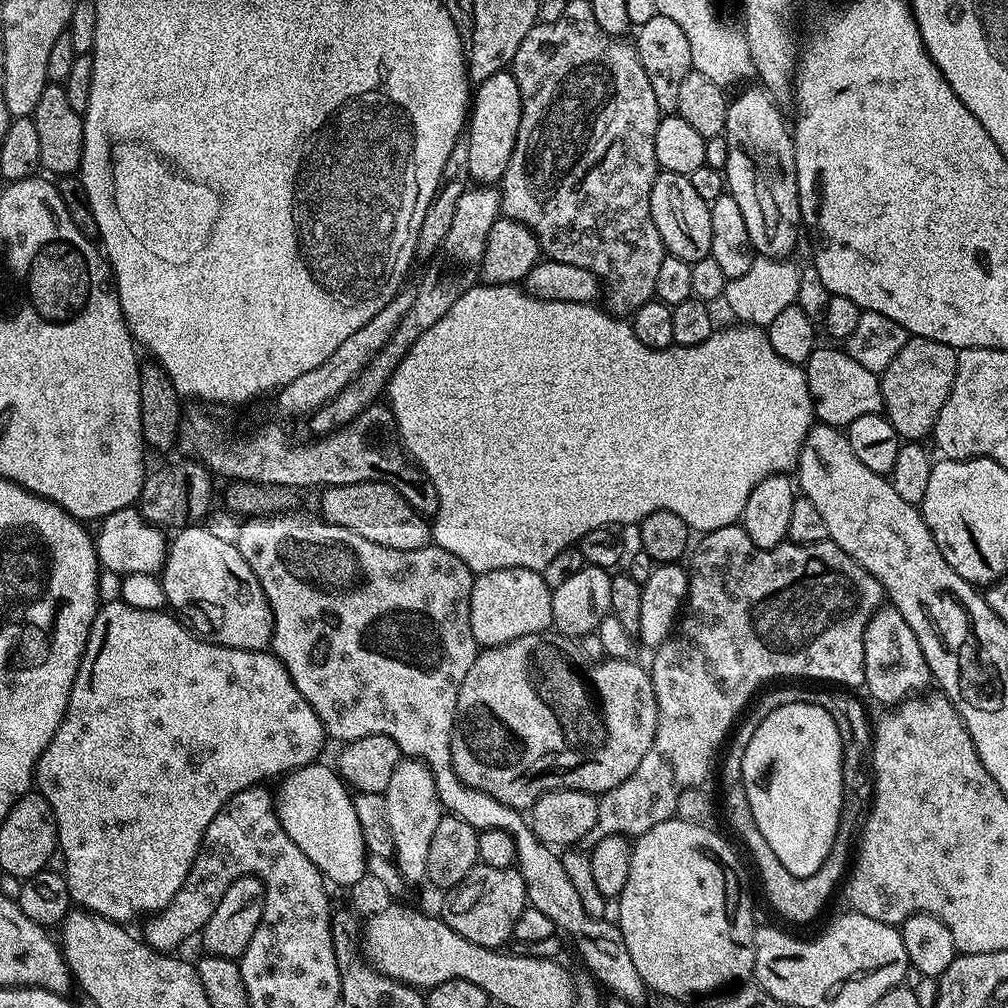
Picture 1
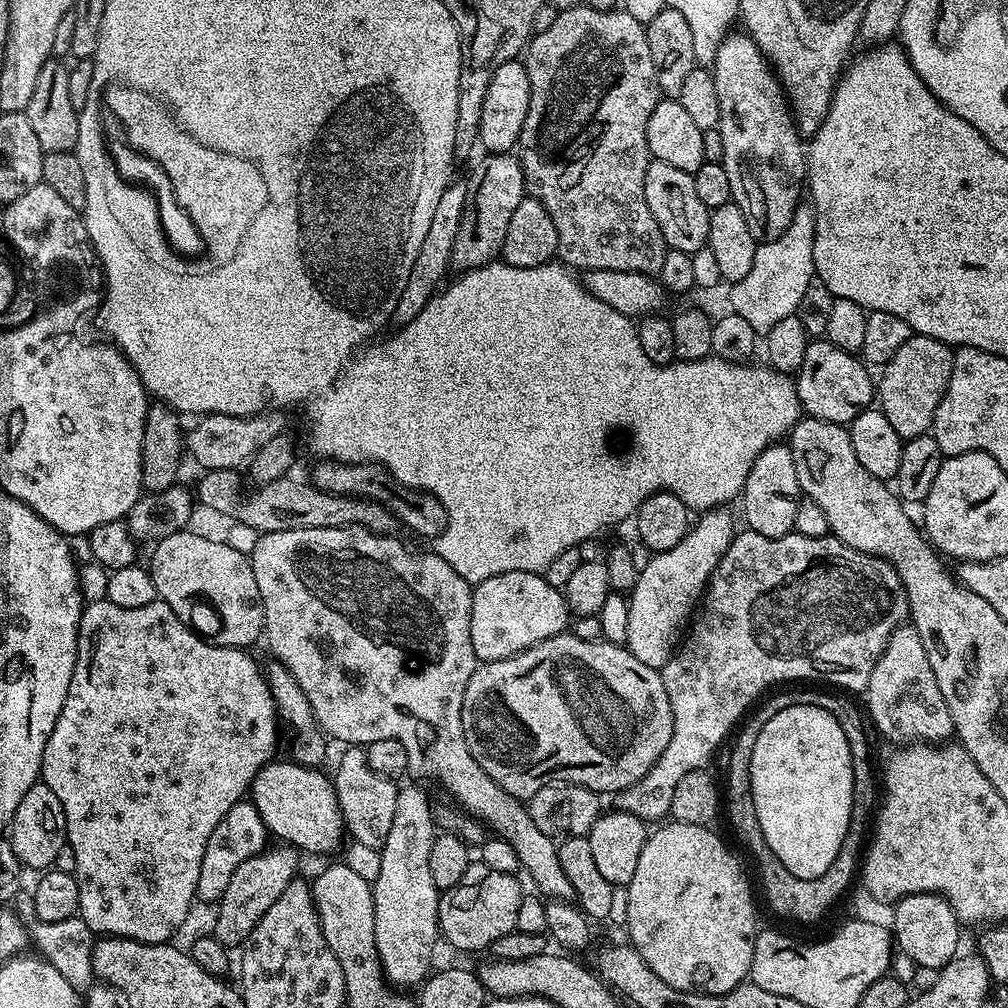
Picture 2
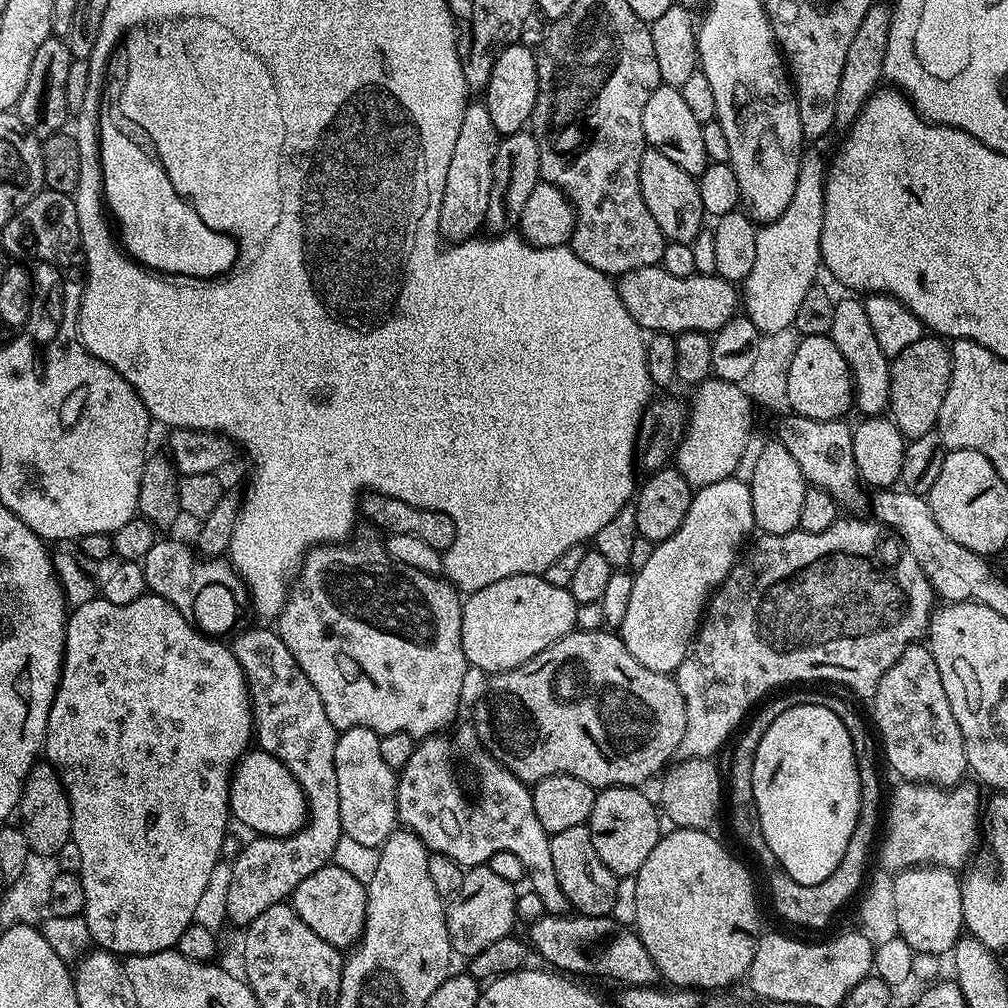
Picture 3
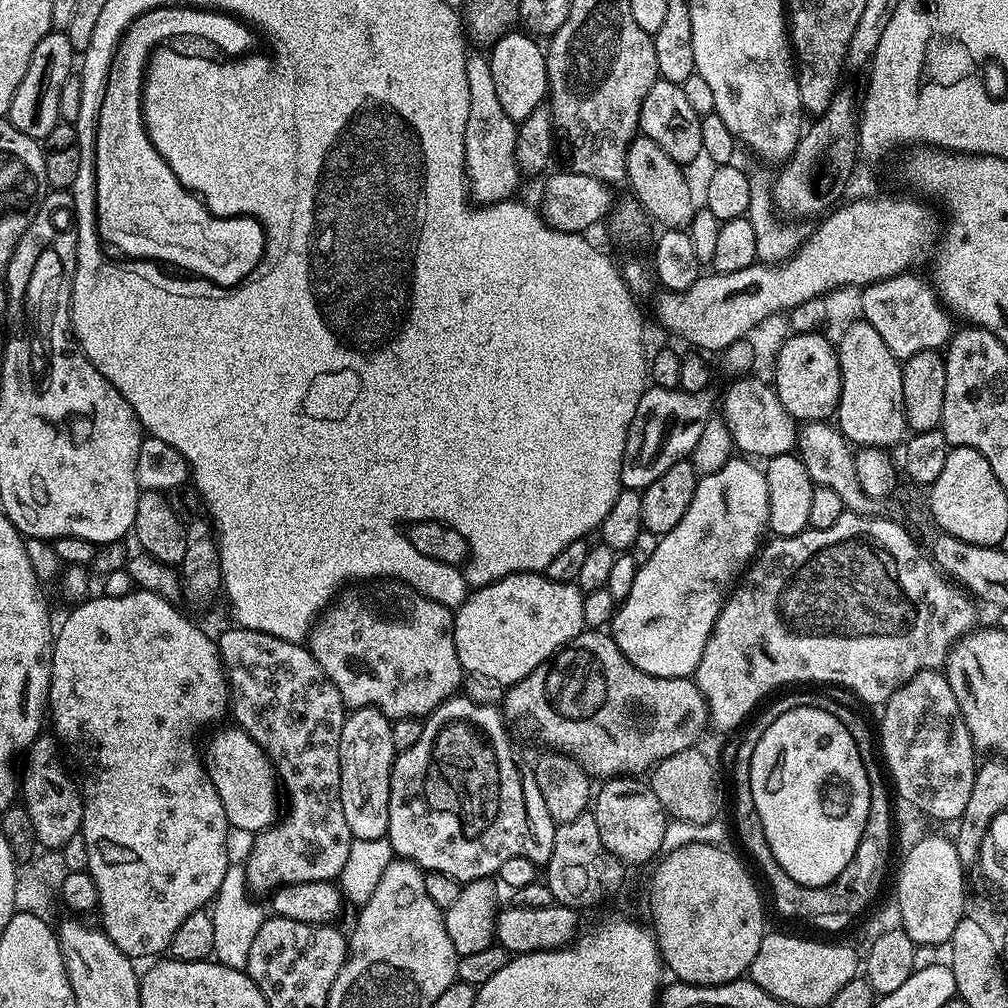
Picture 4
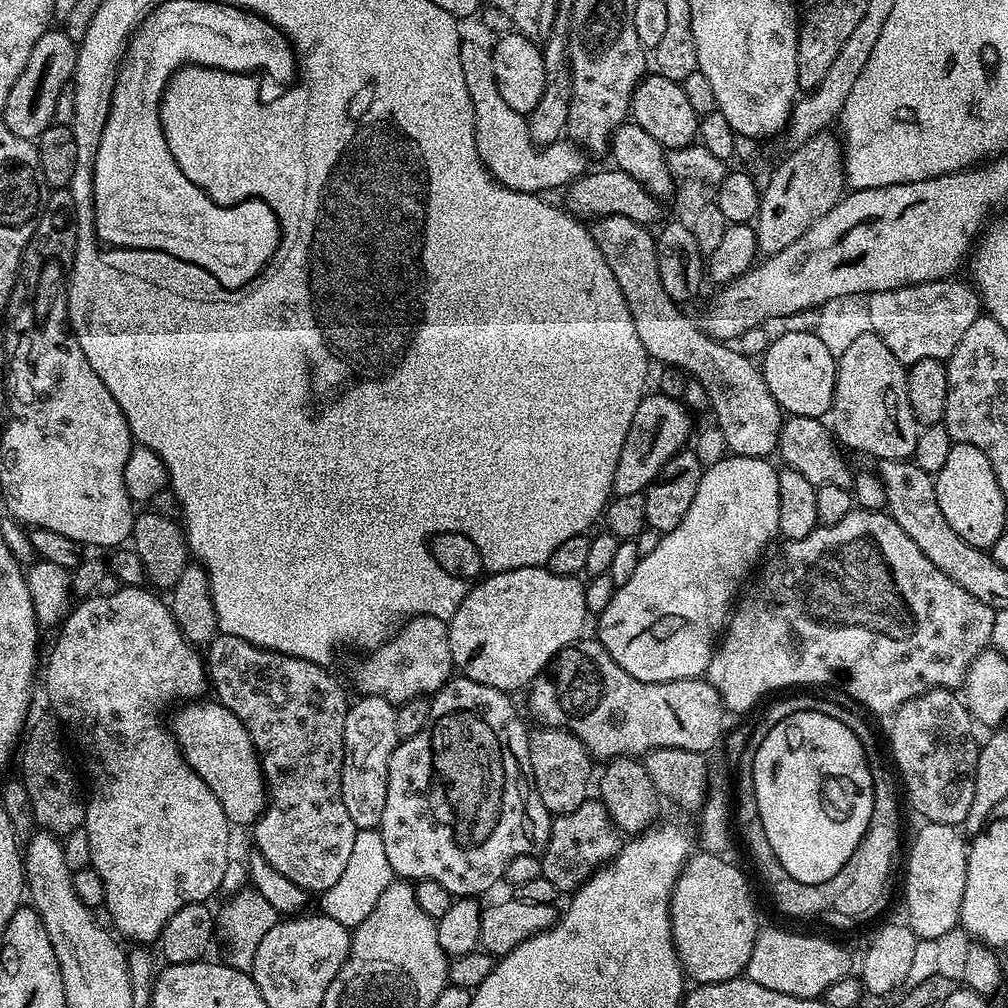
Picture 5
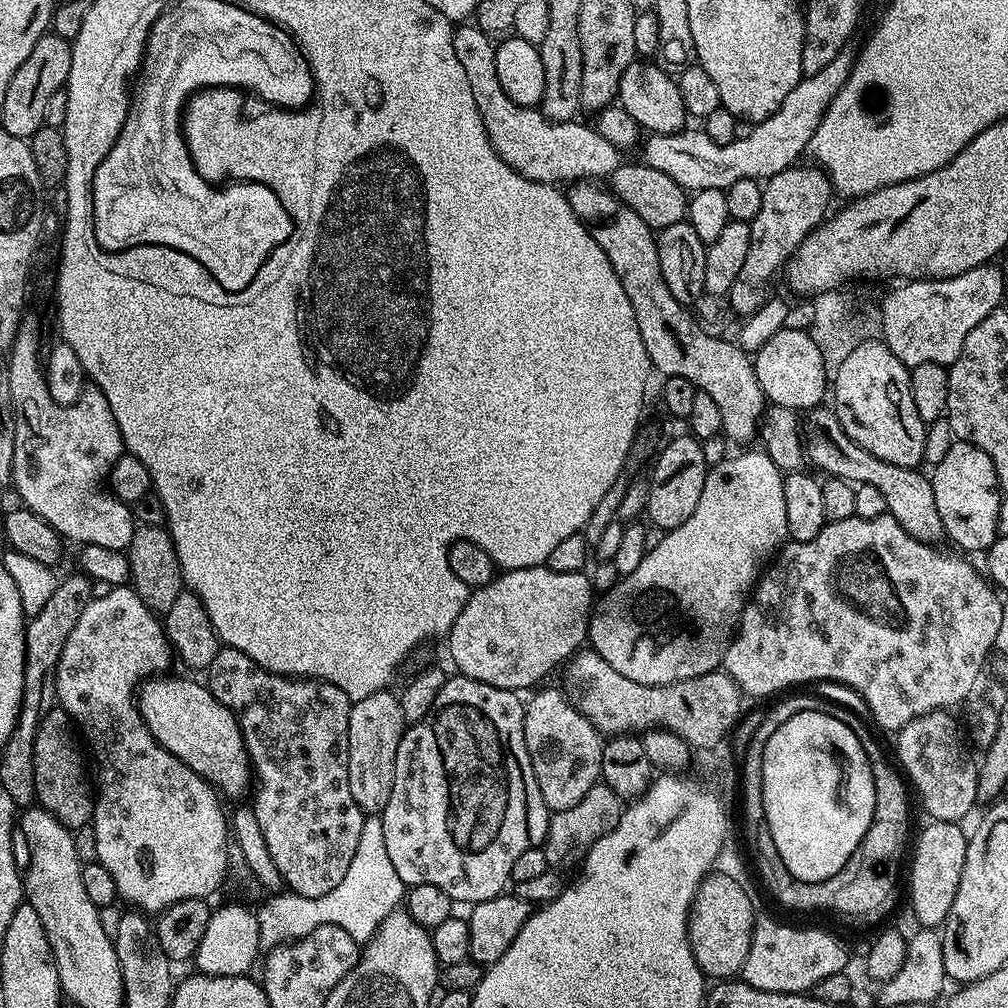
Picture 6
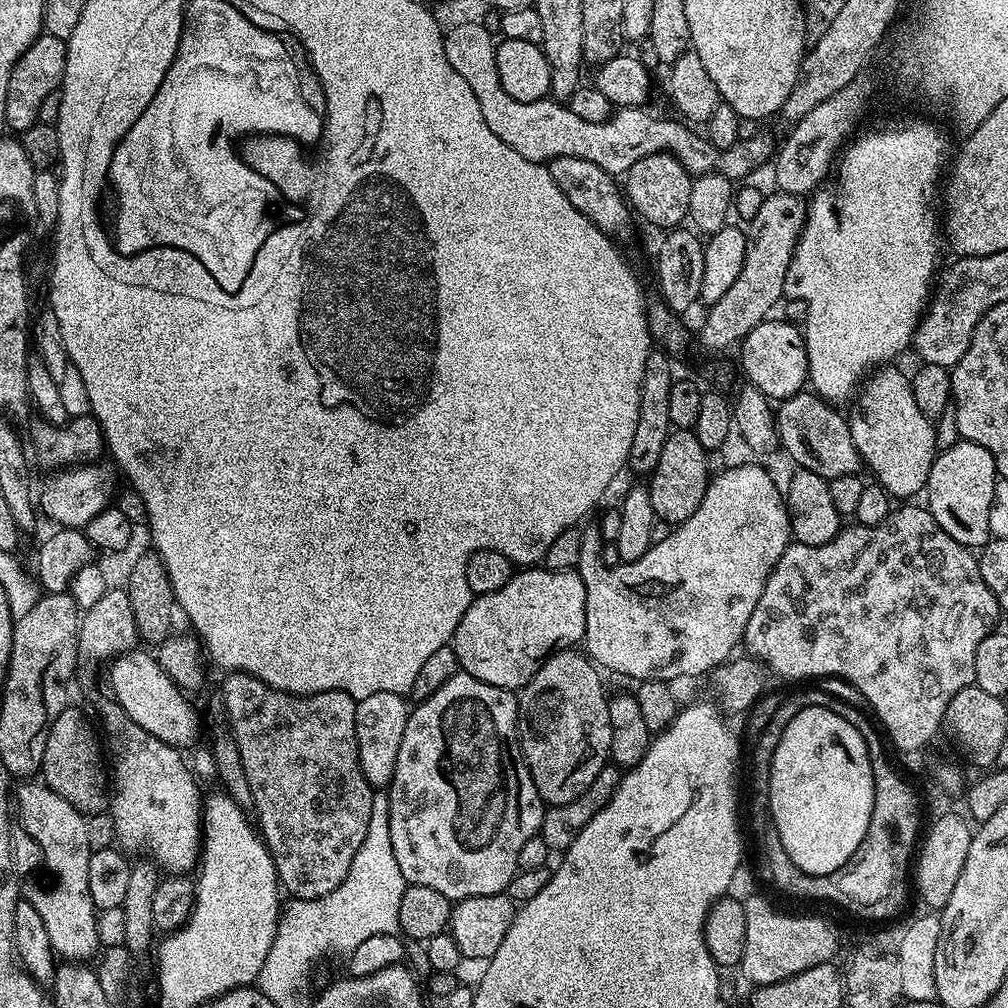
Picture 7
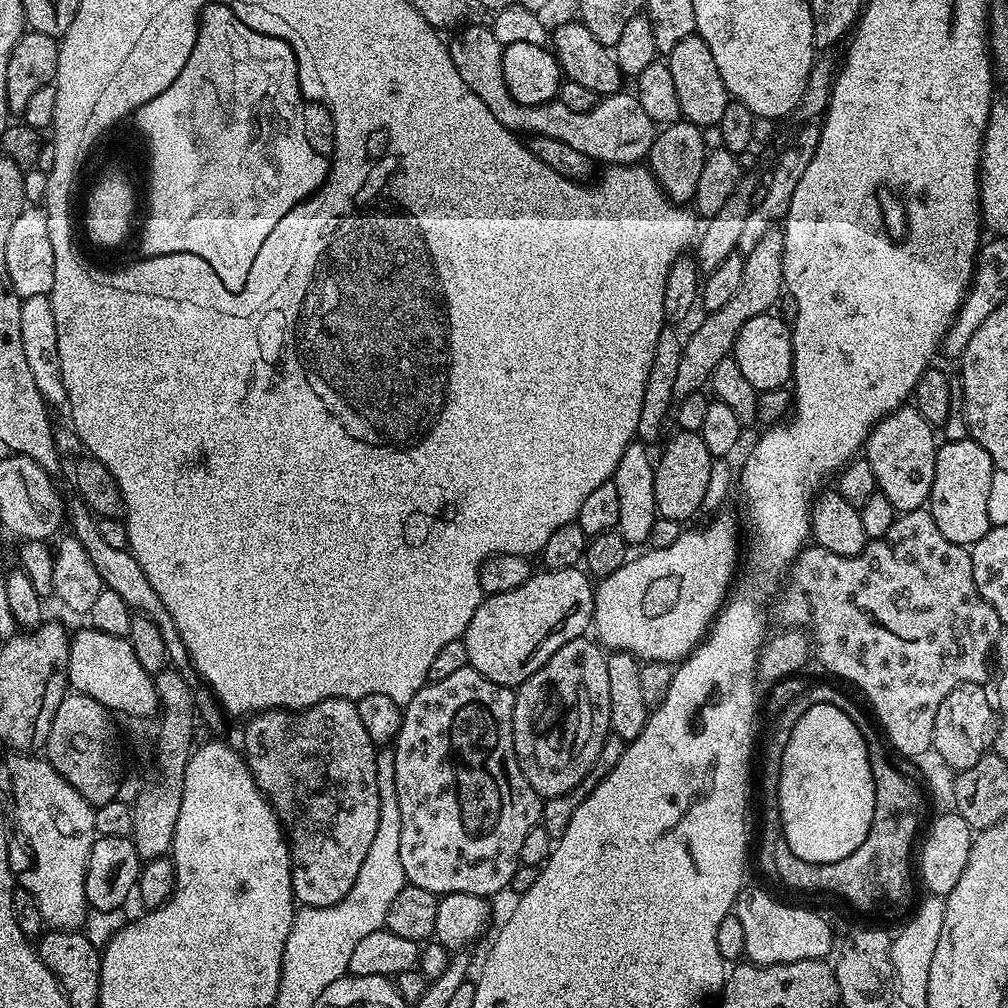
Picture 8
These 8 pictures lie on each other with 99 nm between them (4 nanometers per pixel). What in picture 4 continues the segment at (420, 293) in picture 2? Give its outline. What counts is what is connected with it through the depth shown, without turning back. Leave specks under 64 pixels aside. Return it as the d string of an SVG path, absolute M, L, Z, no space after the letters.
M482 55L468 56L466 82L470 86L470 114L464 118L464 171L466 188L477 205L498 204L509 199L521 178L515 158L515 136L517 121L502 110L498 94L494 90L494 78L490 66Z

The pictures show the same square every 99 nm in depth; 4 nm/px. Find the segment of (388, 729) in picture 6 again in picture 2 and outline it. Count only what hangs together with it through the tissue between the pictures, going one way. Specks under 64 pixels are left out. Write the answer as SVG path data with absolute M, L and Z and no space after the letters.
M348 746L343 751L340 761L336 764L334 783L347 835L352 840L362 842L362 846L381 849L394 822L397 781L388 780L380 774L374 774L374 770L370 770L368 765L368 753L363 747Z

